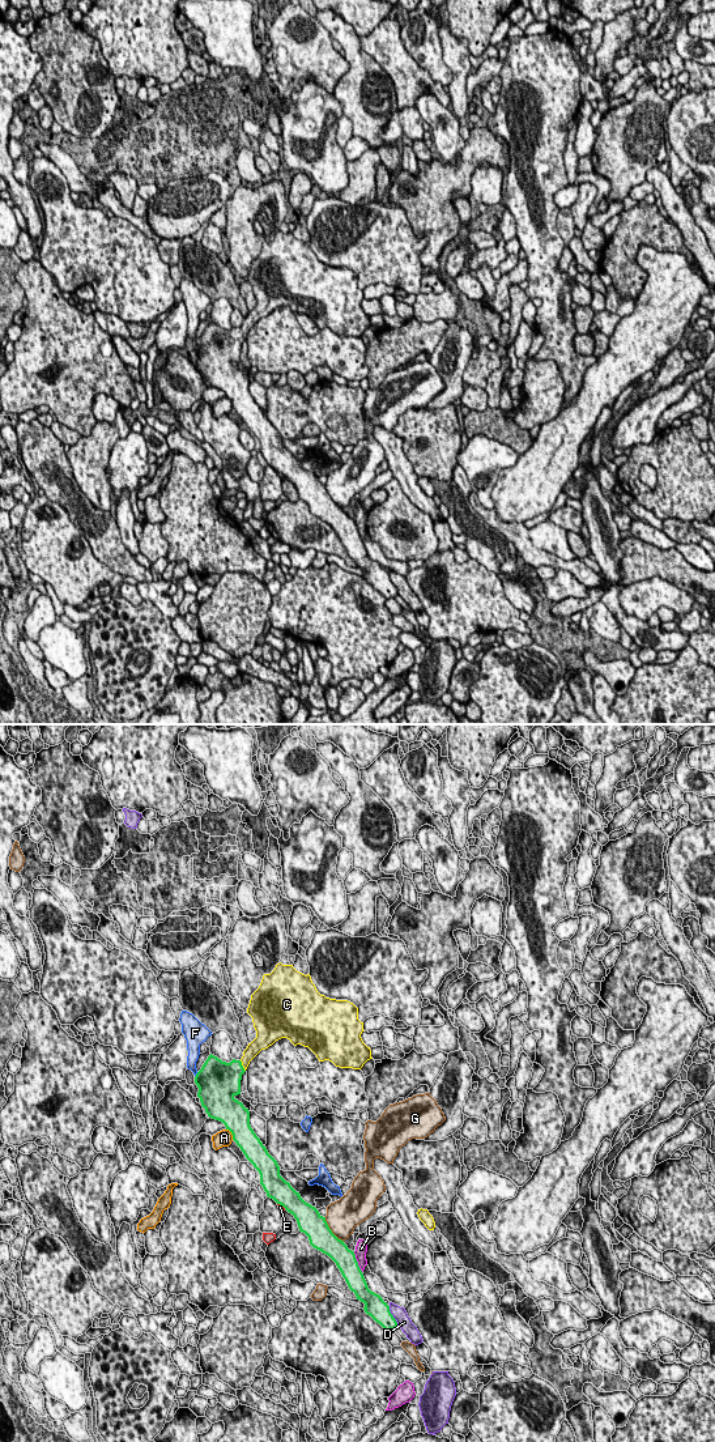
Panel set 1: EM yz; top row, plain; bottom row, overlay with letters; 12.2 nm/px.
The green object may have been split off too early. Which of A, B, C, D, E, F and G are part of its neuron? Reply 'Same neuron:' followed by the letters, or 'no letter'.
Same neuron: C

